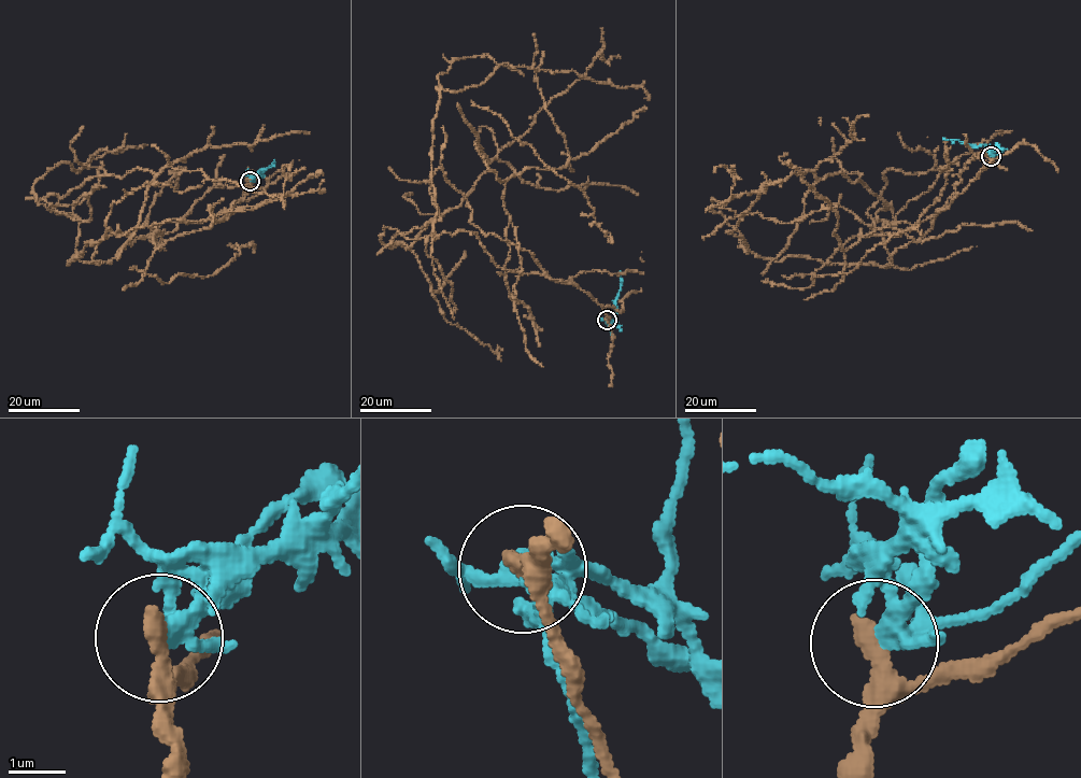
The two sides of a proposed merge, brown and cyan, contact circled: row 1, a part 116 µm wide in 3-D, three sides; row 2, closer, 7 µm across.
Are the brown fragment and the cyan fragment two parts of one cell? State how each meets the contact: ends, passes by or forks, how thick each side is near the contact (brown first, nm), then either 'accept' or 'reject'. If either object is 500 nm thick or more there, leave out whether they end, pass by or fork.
brown passes by; cyan forks; calibres 280 and 240 nm; reject

